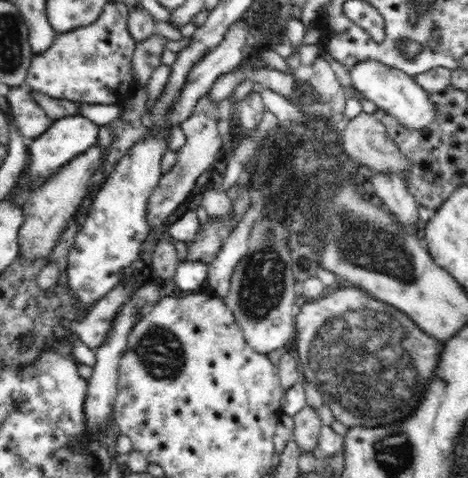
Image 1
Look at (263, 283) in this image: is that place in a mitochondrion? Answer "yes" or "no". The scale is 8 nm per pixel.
yes

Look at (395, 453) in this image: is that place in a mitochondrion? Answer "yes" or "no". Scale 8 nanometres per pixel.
yes

